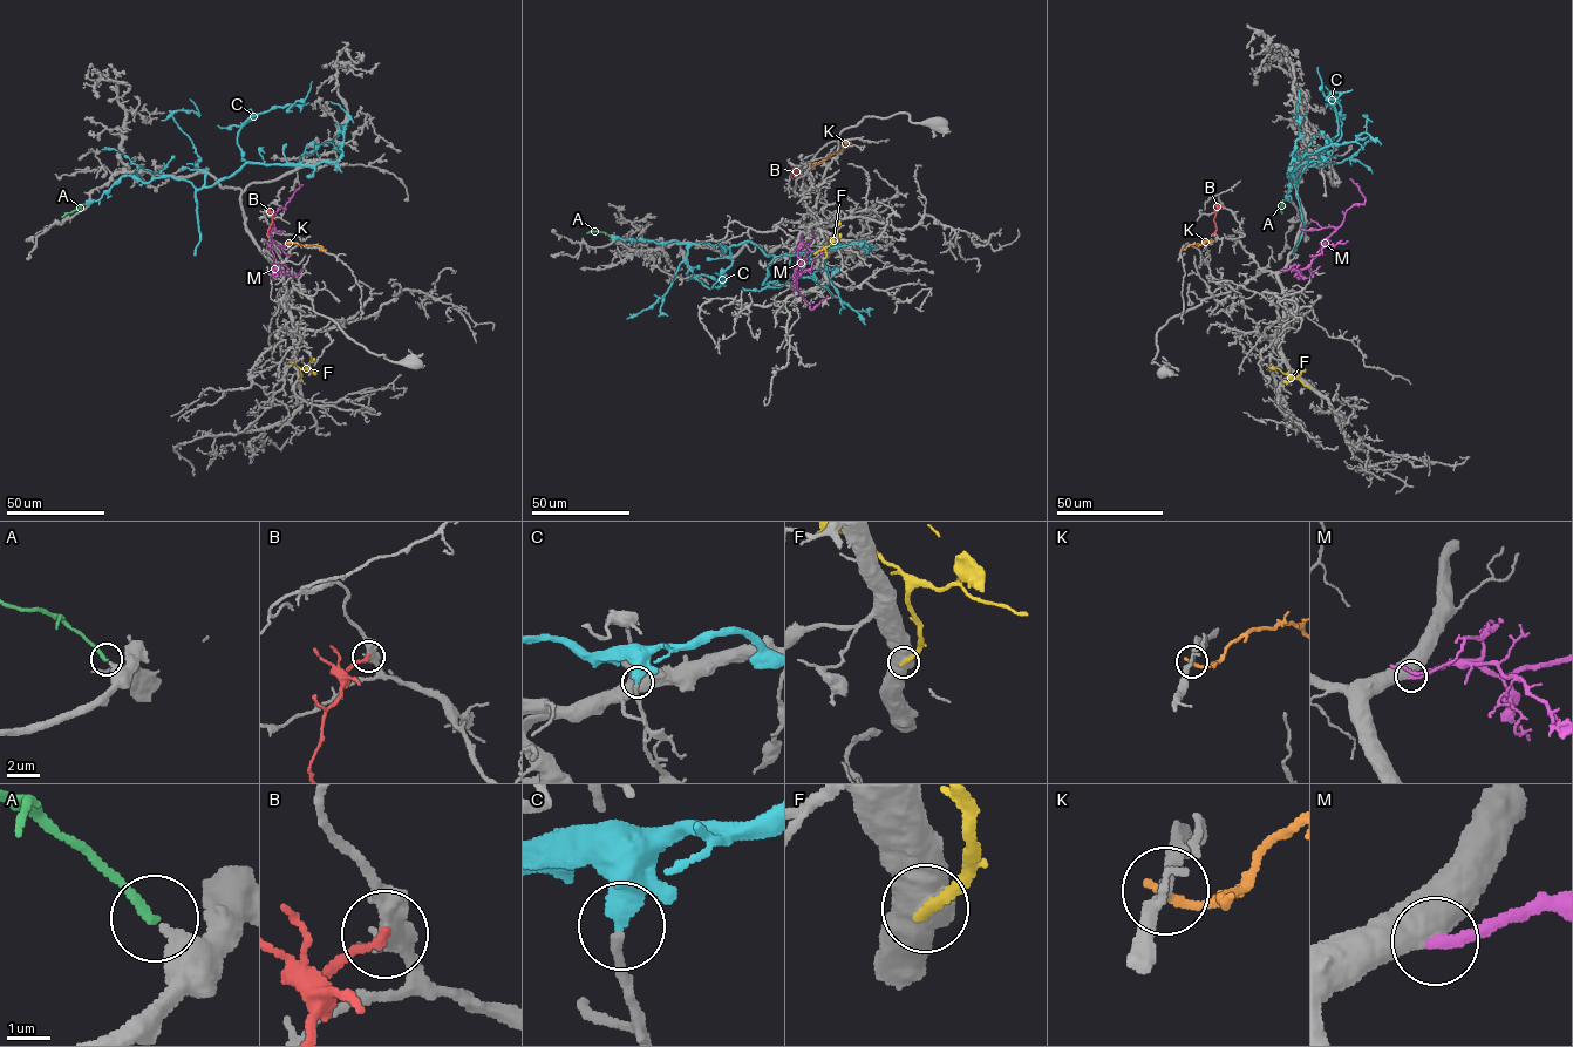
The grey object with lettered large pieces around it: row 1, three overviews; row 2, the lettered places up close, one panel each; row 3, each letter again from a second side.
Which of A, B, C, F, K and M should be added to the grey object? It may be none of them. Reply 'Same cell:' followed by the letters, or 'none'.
Same cell: A, M

